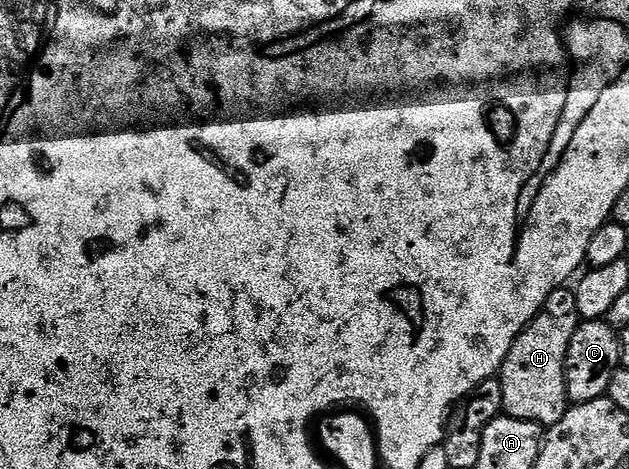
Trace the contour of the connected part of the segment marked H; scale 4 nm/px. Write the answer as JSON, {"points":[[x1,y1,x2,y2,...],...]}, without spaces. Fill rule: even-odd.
{"points":[[561,288,553,292,546,300,546,304,537,312,534,321,517,336,498,371,504,401,503,413,507,417,530,420,545,428,558,424,558,420,562,420,562,416,568,411,570,405,564,379,564,365,570,348,570,340,574,340,574,332,580,326,581,321,575,289]]}

